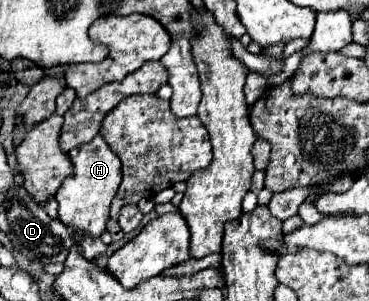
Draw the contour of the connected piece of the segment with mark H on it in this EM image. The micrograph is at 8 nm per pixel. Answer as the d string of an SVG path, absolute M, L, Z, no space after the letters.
M97 134L91 142L69 150L69 156L75 166L75 174L63 182L61 190L55 196L59 202L59 220L67 226L77 228L77 234L75 234L77 240L81 240L83 232L91 234L93 238L99 238L101 232L105 230L111 200L117 194L117 188L121 182L121 160L109 148L109 144L101 134Z

